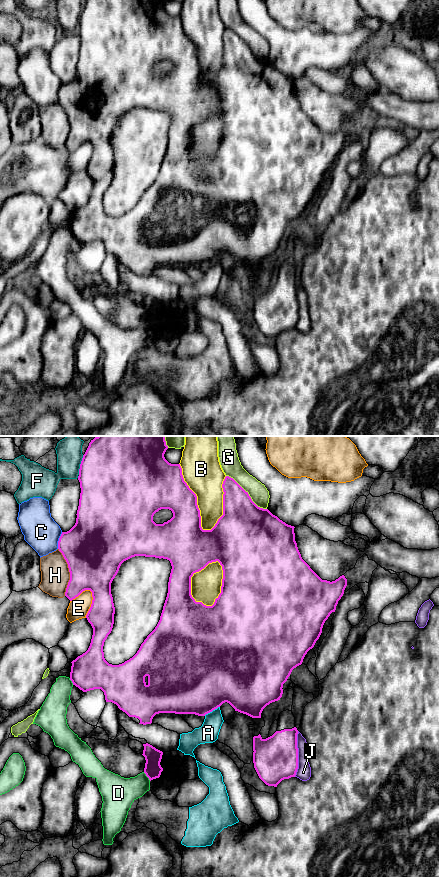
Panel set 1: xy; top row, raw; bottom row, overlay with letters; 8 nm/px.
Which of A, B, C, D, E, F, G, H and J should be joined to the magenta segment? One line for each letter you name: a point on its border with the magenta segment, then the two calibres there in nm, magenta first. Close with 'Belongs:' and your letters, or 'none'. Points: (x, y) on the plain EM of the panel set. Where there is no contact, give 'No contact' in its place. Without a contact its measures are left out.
Belongs: none

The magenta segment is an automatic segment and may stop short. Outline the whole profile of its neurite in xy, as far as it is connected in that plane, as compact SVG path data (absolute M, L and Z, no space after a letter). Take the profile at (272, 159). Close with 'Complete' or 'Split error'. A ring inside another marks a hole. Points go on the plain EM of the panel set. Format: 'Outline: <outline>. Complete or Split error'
Outline: M87 0L83 7L78 32L80 34L80 51L75 77L67 84L62 84L58 101L66 112L70 124L65 148L72 153L83 143L92 144L92 156L86 167L93 180L93 187L88 202L73 212L70 224L70 232L73 237L83 244L101 241L104 244L106 254L112 254L129 269L140 272L139 276L151 276L152 271L159 265L195 266L205 268L220 259L223 255L229 255L235 263L246 266L252 270L261 270L263 261L272 254L280 252L283 246L283 236L287 233L292 222L301 217L307 204L312 201L319 191L325 173L332 164L335 164L338 153L344 146L347 131L344 127L335 133L322 132L302 111L295 93L294 78L288 77L268 61L258 59L246 44L233 30L226 28L223 40L223 67L211 82L203 82L201 79L200 62L197 57L197 48L184 33L180 16L169 15L164 6L168 0ZM161 61L169 61L173 69L163 76L156 76L153 68ZM135 108L163 110L170 113L172 121L168 134L168 145L155 181L141 196L137 205L119 217L109 216L104 210L103 198L114 176L115 159L111 146L111 135L117 127L121 116ZM218 113L222 118L223 131L221 145L215 151L212 158L206 158L202 154L196 154L191 147L191 129L194 125L204 121L209 115Z. Complete

